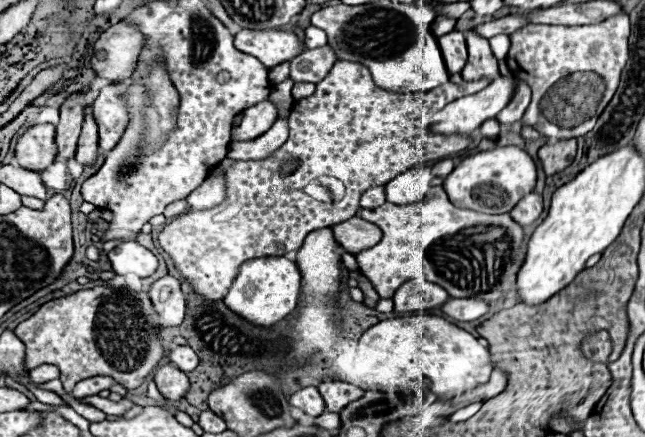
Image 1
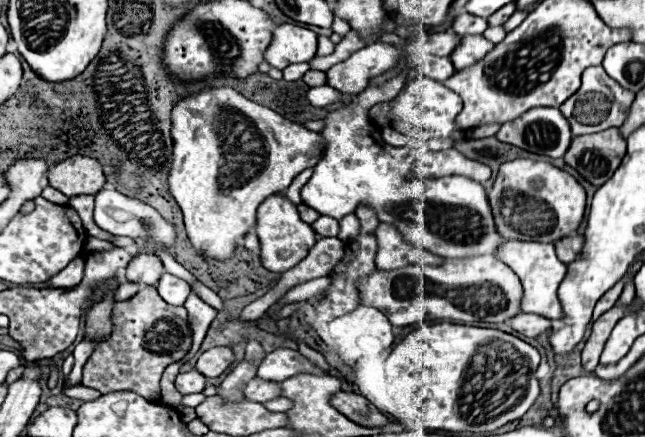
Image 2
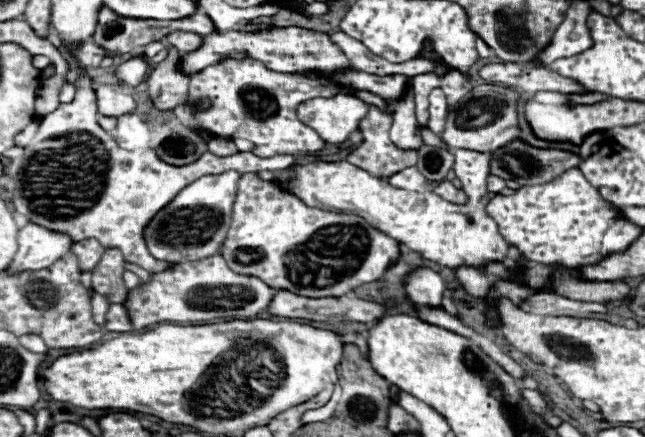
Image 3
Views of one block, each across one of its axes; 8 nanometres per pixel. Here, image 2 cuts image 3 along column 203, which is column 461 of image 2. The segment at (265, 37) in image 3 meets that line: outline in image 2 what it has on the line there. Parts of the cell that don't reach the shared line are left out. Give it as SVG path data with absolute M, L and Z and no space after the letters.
M464 36L462 44L454 50L454 56L450 58L452 58L454 68L462 70L462 68L468 68L480 62L488 52L492 52L492 48L494 44L482 36Z

